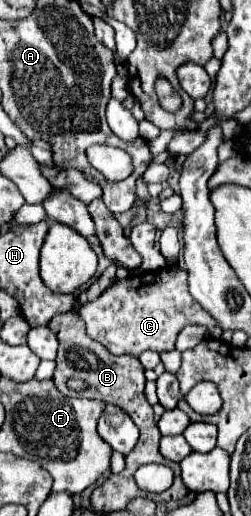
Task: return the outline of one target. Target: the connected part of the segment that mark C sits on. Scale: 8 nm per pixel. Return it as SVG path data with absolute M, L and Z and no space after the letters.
M166 265L154 273L136 273L124 281L116 281L96 301L82 305L78 313L86 321L88 335L114 355L130 353L136 357L146 349L156 353L172 351L178 333L186 325L204 325L210 327L212 335L220 335L210 313L190 295L188 275L180 265Z

